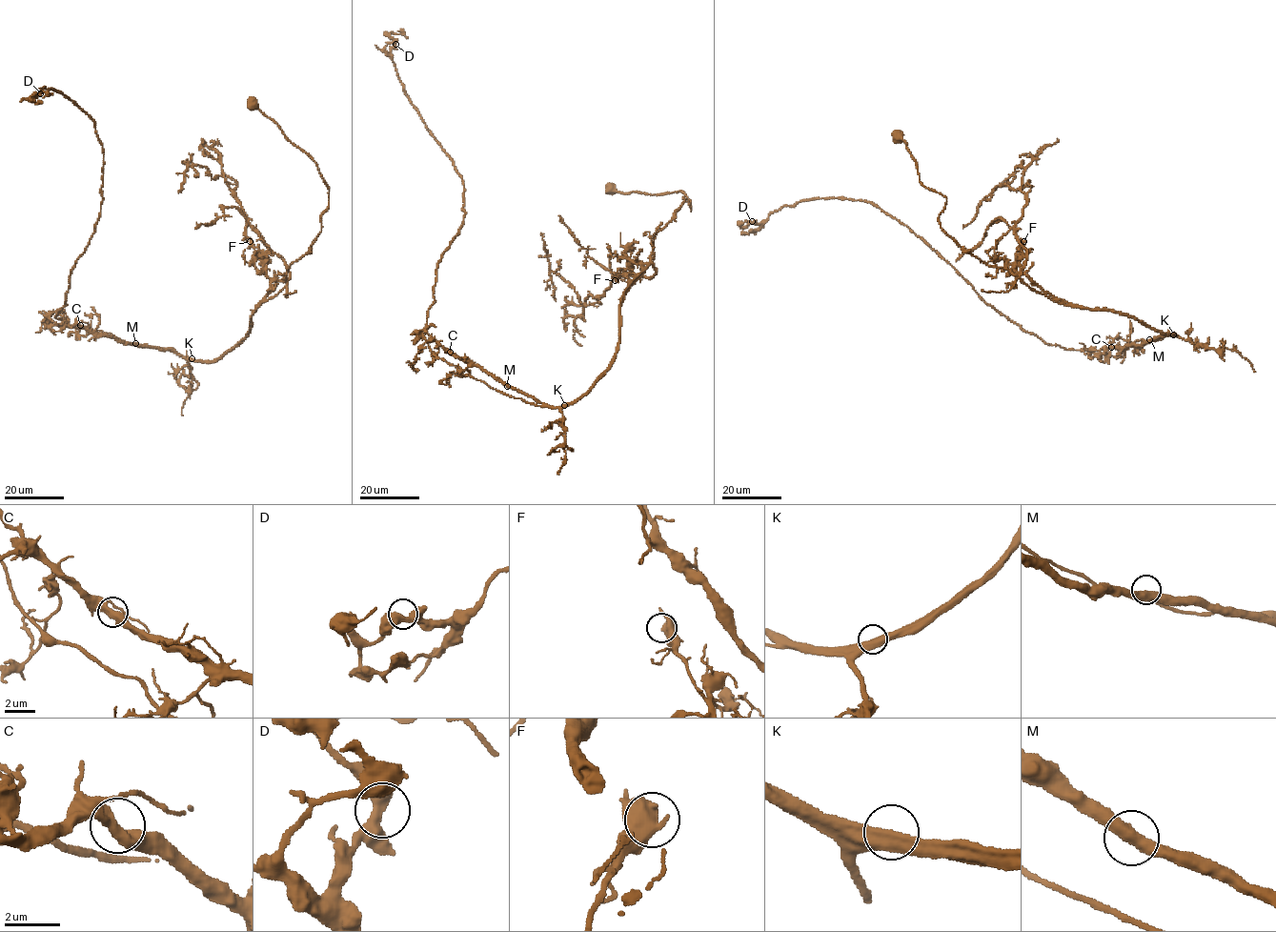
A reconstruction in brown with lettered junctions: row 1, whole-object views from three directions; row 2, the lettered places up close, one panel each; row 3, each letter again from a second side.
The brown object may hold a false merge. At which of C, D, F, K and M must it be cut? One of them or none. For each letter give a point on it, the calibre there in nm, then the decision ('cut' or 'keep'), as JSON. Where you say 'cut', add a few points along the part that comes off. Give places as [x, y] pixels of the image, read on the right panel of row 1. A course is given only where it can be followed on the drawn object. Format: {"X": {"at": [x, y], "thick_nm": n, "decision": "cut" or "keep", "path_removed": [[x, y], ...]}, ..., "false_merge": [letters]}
{"C": {"at": [1111, 347], "thick_nm": 480, "decision": "keep"}, "D": {"at": [752, 221], "thick_nm": 480, "decision": "keep"}, "F": {"at": [1023, 241], "thick_nm": 480, "decision": "keep"}, "K": {"at": [1173, 334], "thick_nm": 500, "decision": "cut", "path_removed": [[1173, 334], [1118, 349], [1046, 344], [863, 200], [815, 198], [745, 227], [746, 220]]}, "M": {"at": [1149, 339], "thick_nm": 480, "decision": "keep"}, "false_merge": ["K"]}

